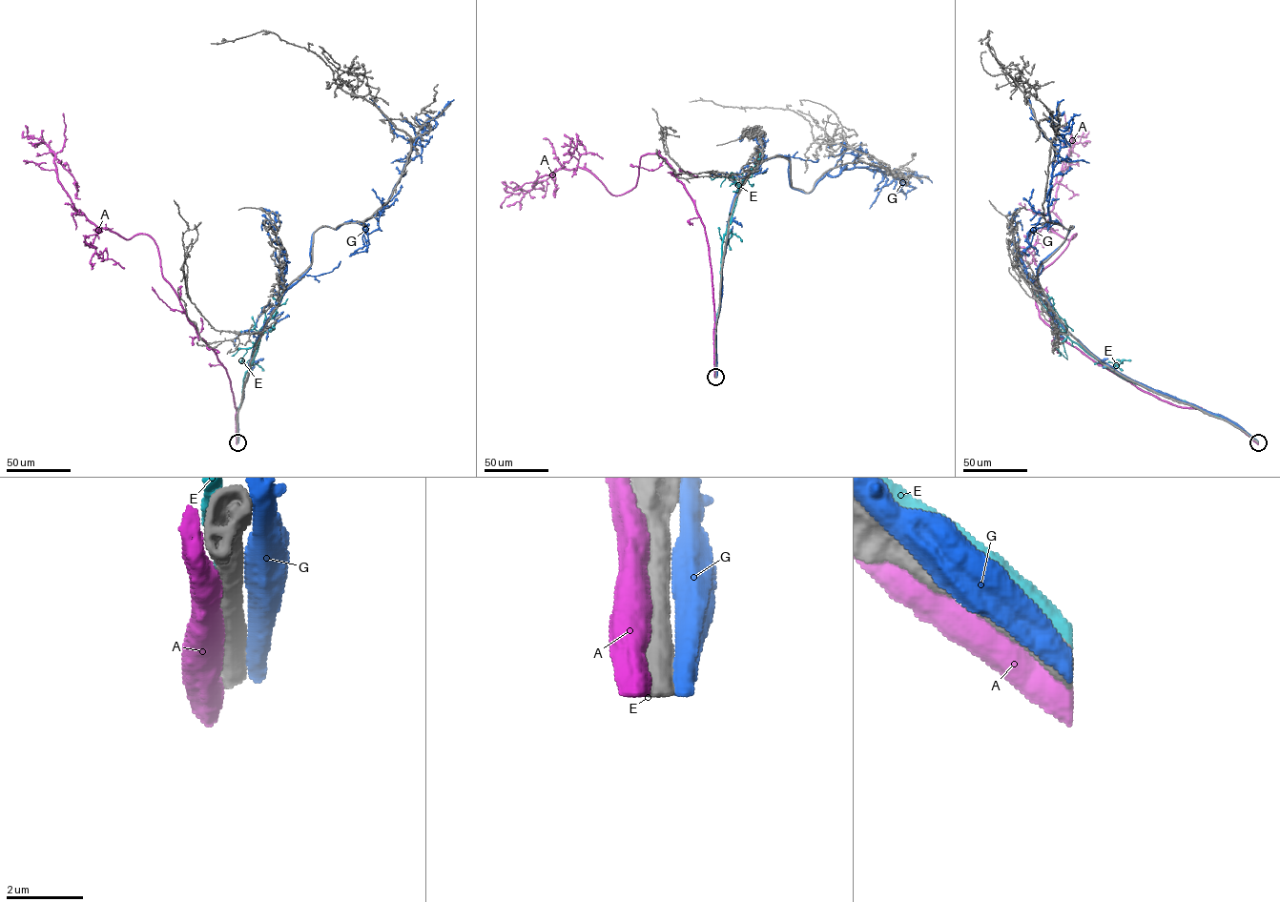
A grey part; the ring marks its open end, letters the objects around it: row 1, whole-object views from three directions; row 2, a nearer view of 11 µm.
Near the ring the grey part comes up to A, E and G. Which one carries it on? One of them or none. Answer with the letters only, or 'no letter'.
no letter

